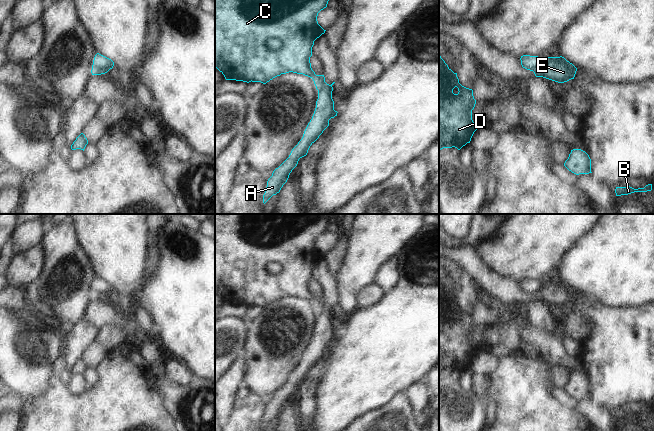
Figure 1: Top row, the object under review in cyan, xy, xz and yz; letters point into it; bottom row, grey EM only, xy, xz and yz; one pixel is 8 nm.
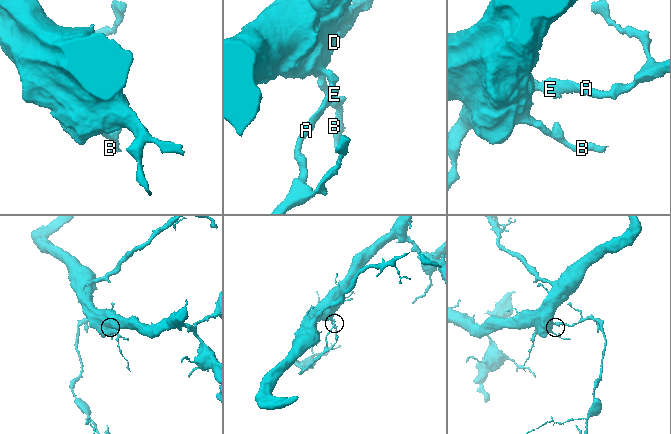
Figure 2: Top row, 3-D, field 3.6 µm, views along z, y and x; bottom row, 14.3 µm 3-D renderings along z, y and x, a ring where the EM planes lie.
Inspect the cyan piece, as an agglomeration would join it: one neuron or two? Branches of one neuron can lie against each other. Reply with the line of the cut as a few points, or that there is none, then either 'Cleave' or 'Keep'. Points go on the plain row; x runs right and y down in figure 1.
Split along xz (328, 308), (318, 316). Cleave.

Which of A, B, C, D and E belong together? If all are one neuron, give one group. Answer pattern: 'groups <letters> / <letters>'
groups A E / B C D

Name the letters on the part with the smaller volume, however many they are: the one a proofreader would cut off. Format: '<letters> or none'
A, E

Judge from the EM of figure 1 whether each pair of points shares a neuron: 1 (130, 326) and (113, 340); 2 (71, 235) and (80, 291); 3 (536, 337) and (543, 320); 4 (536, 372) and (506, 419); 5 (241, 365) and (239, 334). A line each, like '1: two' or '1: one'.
1: two
2: one
3: two
4: one
5: two

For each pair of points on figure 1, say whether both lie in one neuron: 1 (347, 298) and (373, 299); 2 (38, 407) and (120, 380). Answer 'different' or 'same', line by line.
1: different
2: same

